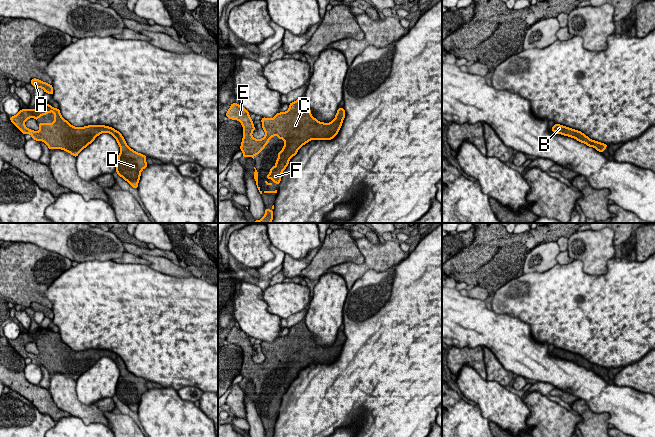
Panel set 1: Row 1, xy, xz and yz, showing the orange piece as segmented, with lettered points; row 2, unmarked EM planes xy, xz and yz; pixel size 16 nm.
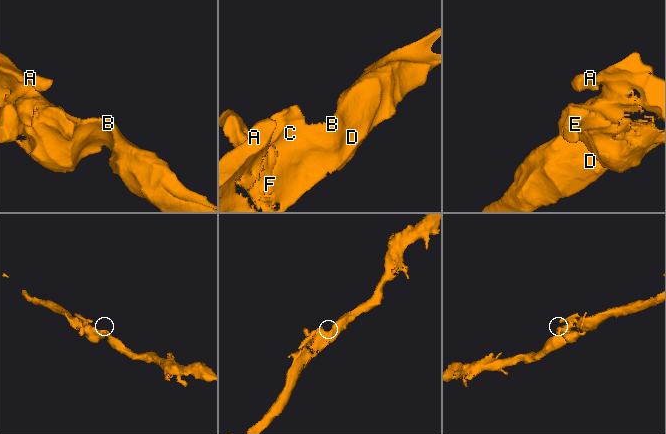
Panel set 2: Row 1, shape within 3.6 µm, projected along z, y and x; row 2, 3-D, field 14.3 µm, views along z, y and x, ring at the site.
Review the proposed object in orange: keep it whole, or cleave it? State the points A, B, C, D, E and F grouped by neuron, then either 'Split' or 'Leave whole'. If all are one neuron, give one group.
Groups: A B C D E F. Leave whole

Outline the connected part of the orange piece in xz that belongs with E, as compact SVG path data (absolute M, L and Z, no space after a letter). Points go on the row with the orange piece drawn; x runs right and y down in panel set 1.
M301 97L290 103L287 111L277 113L272 119L262 117L262 129L265 131L262 139L252 136L256 128L249 112L241 105L232 103L226 117L239 121L243 126L240 146L242 157L251 156L254 159L275 135L278 136L278 140L284 140L284 147L278 152L278 159L275 161L276 165L270 168L270 173L266 176L279 185L290 159L303 145L311 140L331 140L338 134L345 118L345 110L343 107L338 108L335 118L329 123L319 122L311 115L305 98Z

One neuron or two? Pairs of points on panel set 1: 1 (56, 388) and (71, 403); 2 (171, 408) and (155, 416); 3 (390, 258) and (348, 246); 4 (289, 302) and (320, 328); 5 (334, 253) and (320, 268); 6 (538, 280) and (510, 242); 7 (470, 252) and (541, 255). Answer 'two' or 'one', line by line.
1: one
2: one
3: two
4: two
5: one
6: two
7: two

